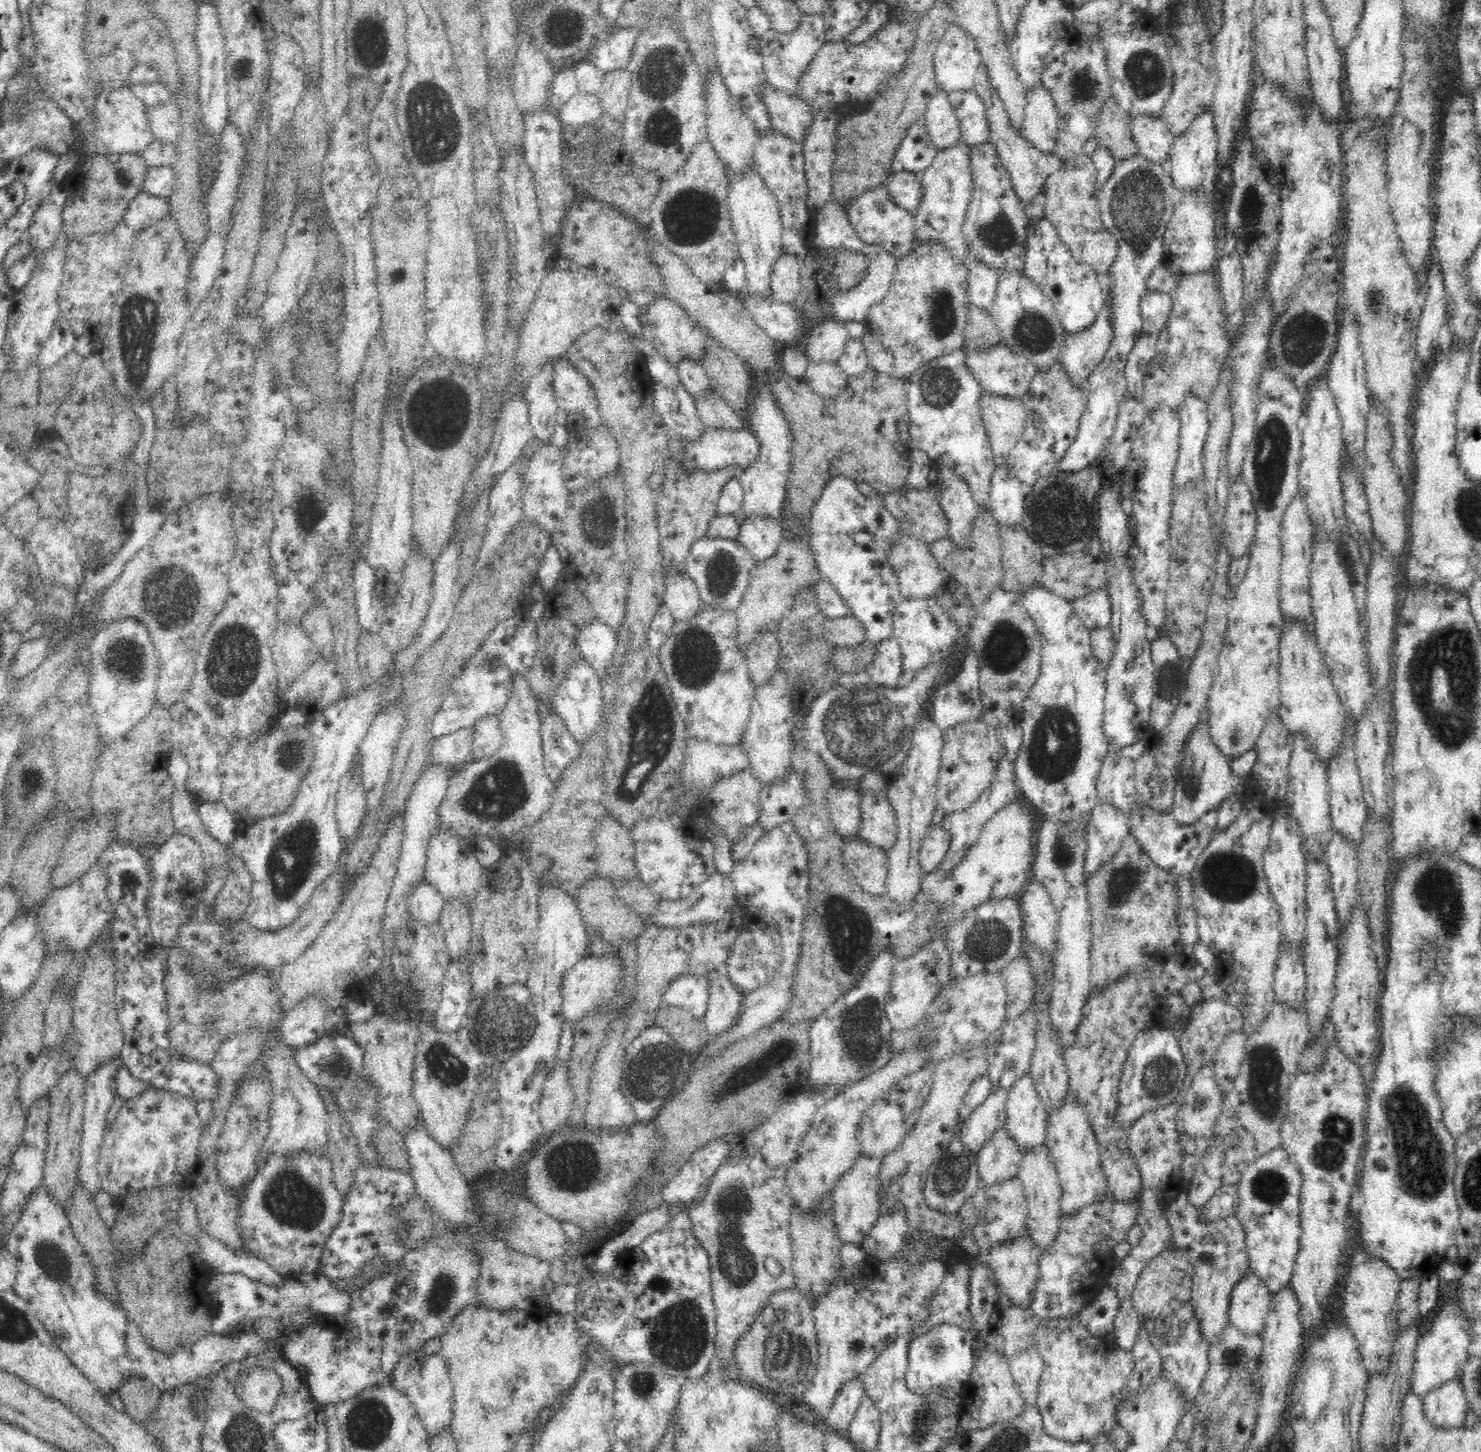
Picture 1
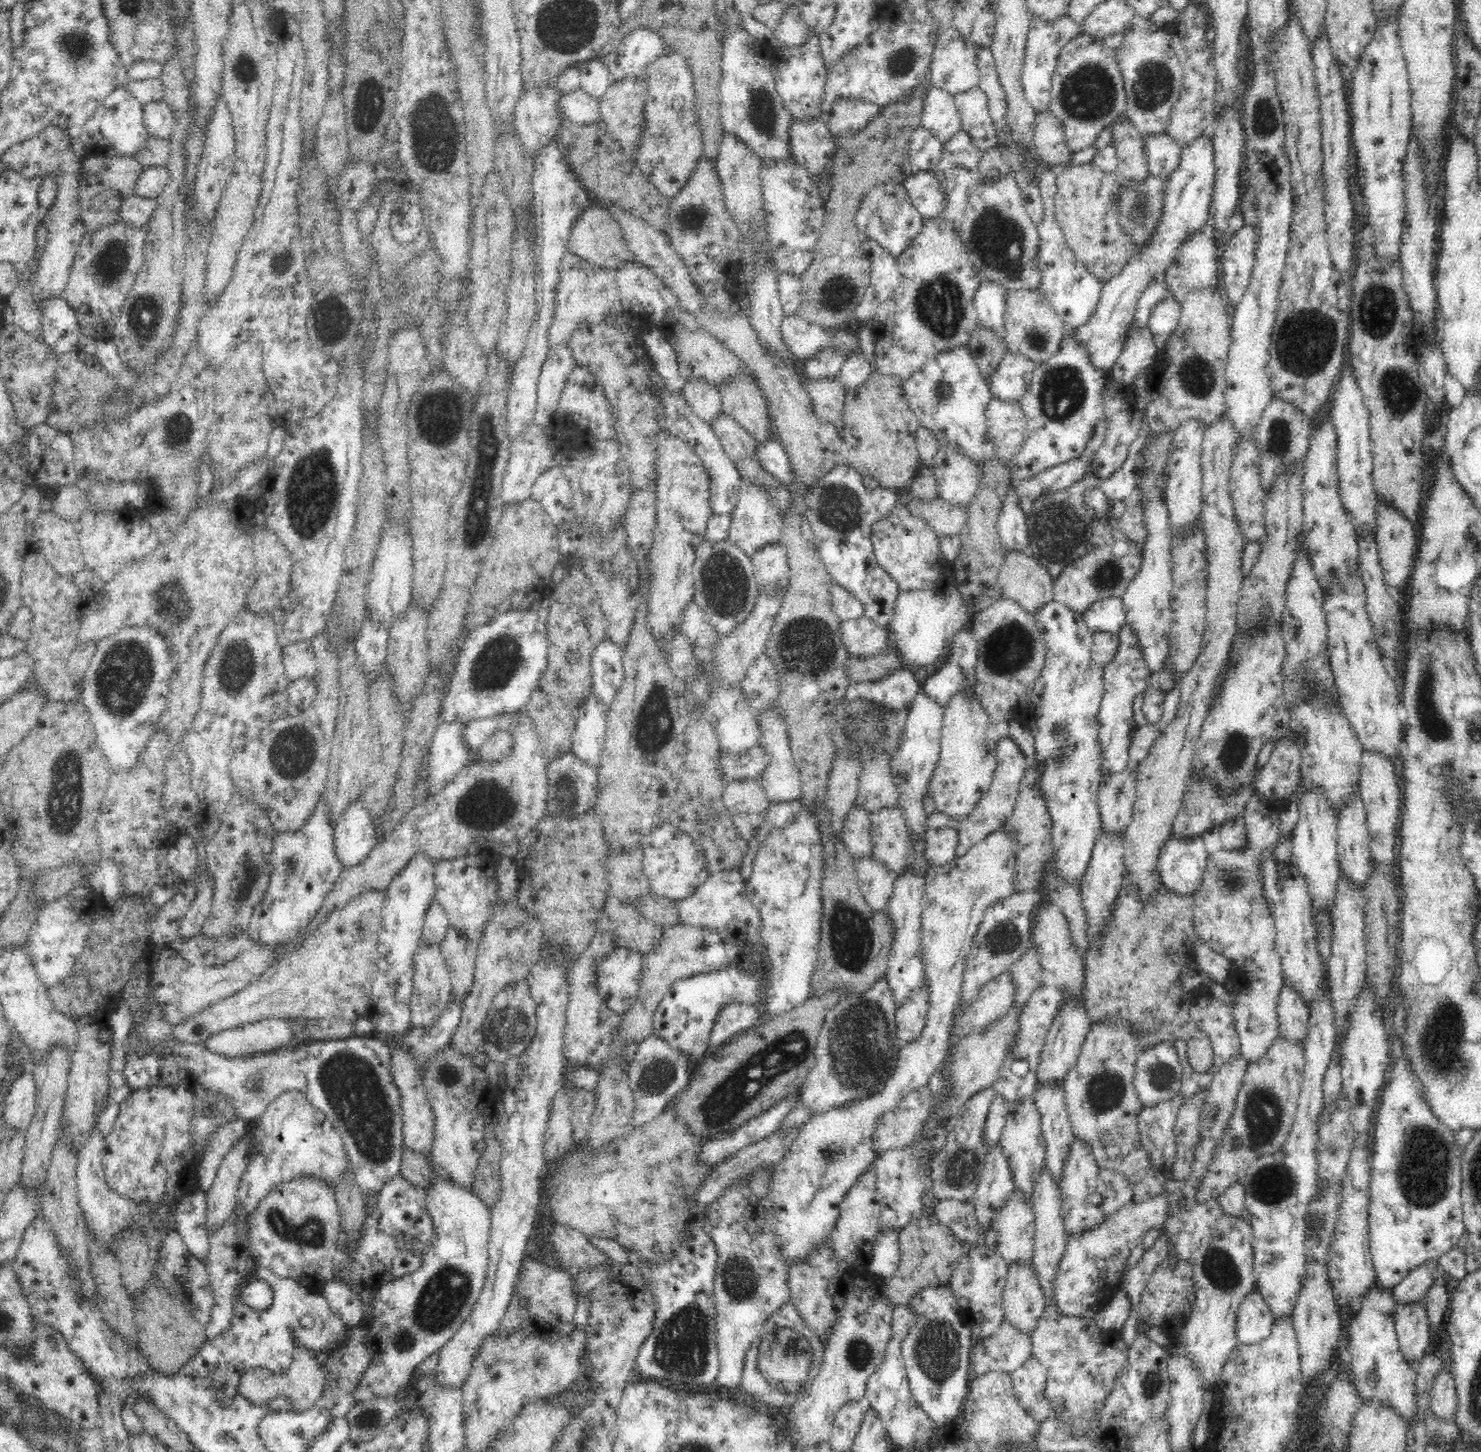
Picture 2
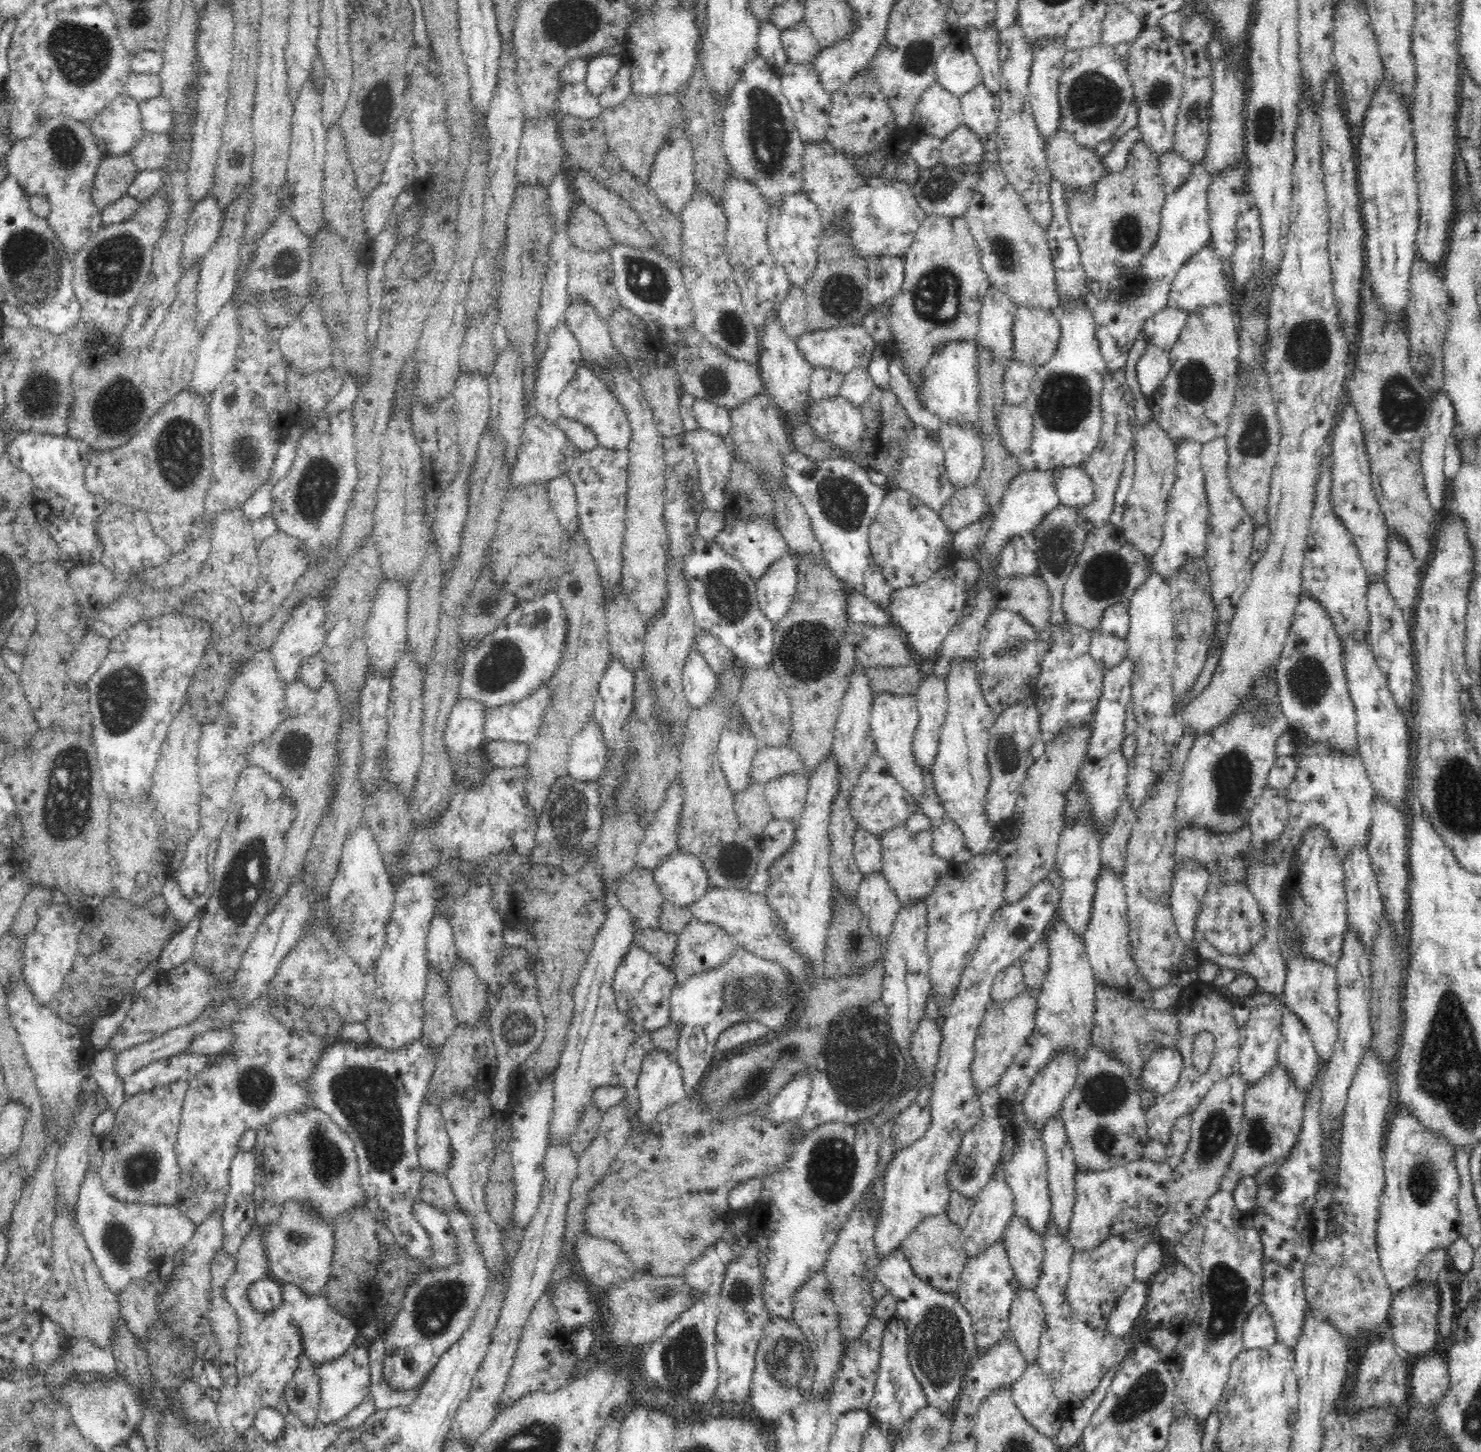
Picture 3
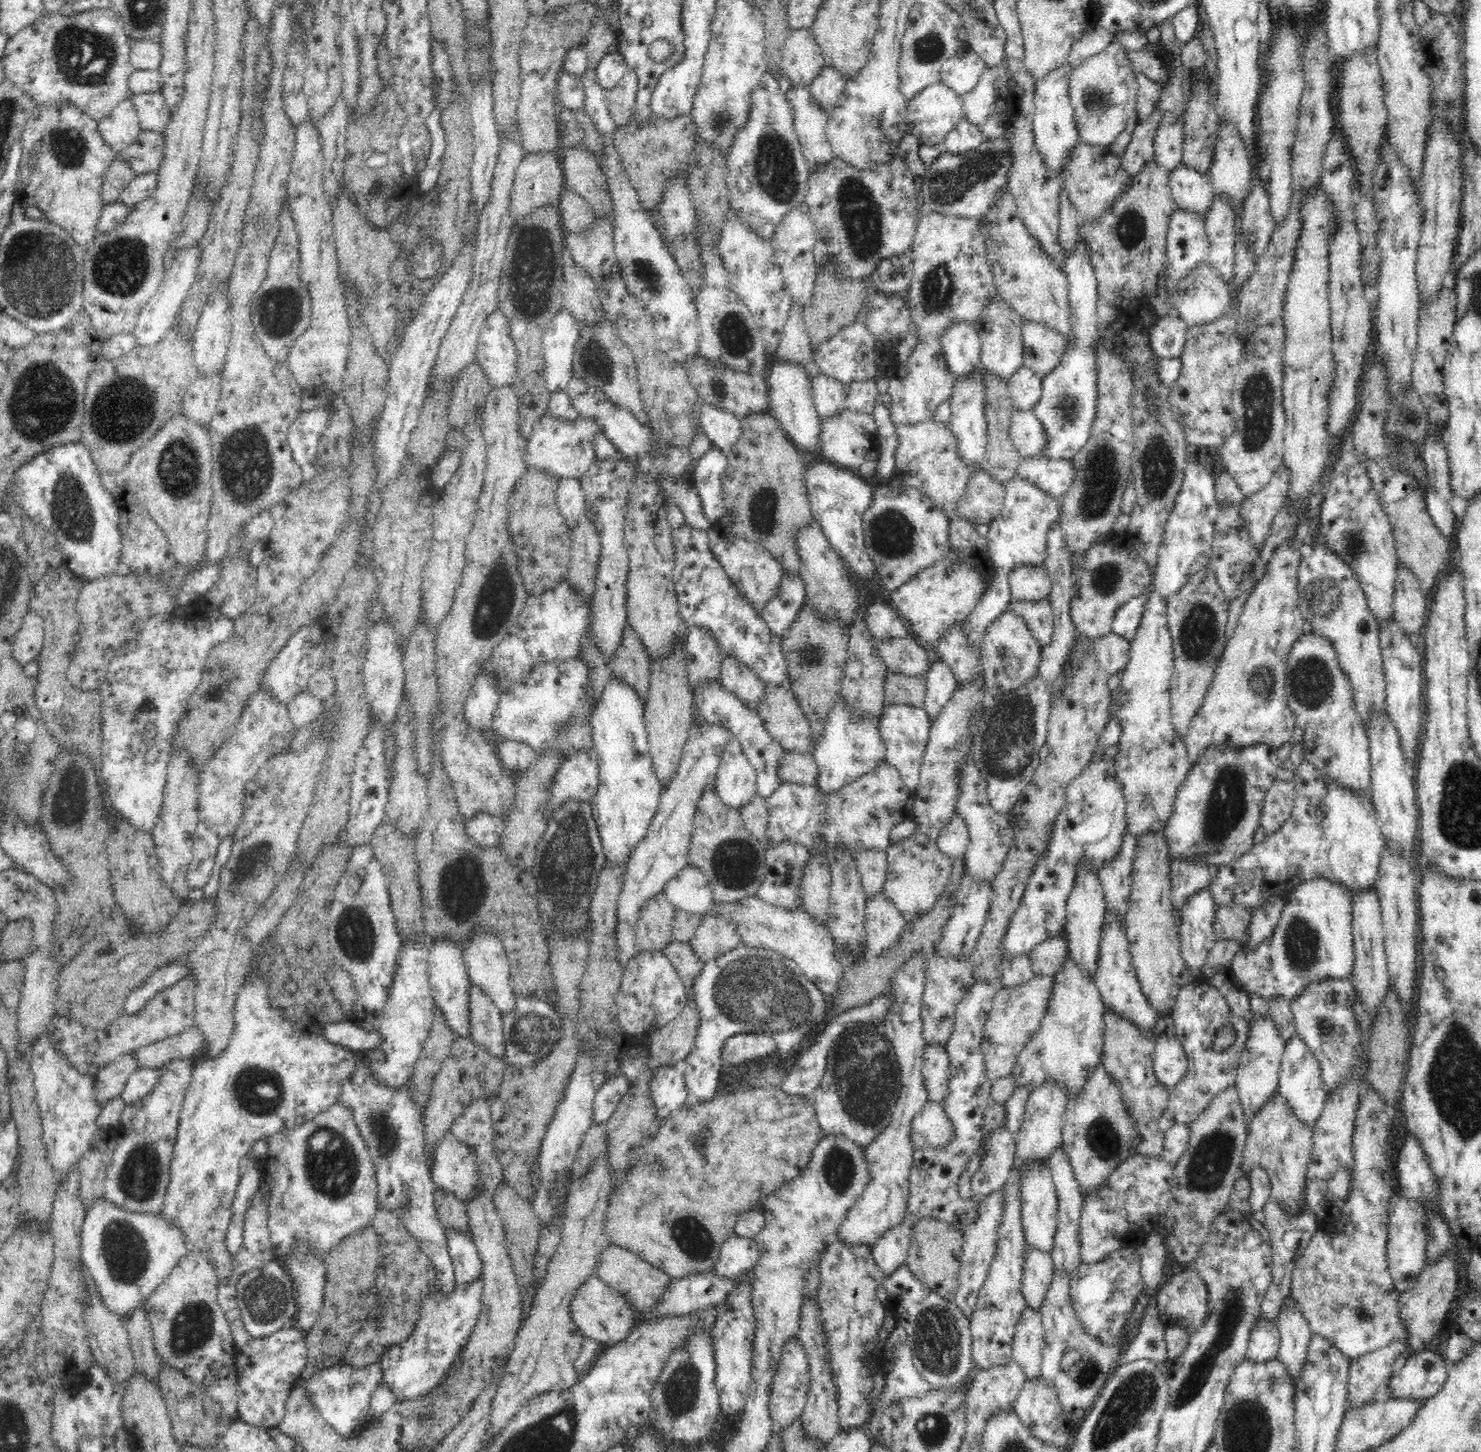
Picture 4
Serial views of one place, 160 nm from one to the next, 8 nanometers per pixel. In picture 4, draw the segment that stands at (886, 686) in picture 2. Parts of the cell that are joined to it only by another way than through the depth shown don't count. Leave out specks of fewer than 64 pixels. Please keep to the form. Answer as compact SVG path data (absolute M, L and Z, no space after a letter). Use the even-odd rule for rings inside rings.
M892 703L884 706L879 718L879 733L885 742L885 761L899 771L910 791L916 790L923 766L923 756L931 731L931 718L923 707Z

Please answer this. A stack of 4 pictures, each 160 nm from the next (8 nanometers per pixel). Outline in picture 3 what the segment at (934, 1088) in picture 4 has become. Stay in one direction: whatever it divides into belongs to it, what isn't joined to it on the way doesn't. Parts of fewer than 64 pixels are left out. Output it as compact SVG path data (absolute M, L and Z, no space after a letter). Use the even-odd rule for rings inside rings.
M926 1015L919 1020L917 1027L912 1032L910 1053L914 1057L917 1068L920 1068L923 1086L930 1090L939 1059L942 1034L936 1023Z

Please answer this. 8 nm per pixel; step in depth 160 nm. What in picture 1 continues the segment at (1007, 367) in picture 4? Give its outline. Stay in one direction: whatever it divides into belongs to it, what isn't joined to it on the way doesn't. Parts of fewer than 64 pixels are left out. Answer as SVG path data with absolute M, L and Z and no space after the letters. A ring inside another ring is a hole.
M968 256L968 298L970 304L988 313L993 308L996 290L998 290L999 270Z

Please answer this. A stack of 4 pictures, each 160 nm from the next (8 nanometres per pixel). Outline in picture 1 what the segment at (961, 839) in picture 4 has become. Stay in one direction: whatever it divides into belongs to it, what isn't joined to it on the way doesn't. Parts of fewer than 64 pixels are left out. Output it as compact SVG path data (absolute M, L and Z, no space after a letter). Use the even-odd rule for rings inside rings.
M933 824L929 833L922 839L919 850L921 866L921 878L934 871L942 862L948 852L951 843L951 834L945 831L941 825Z

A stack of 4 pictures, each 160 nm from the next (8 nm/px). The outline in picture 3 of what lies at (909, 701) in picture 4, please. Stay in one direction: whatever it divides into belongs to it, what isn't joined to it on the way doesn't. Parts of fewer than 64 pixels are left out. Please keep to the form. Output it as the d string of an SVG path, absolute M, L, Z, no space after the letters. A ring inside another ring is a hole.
M916 664L897 667L865 667L869 685L874 693L888 692L892 694L917 694L925 674Z

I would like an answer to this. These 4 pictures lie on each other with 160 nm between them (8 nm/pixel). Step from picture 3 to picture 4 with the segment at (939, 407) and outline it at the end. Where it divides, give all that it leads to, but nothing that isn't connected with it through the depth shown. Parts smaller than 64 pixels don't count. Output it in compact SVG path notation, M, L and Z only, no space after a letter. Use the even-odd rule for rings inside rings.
M954 322L940 339L944 360L955 381L974 372L981 362L981 340L974 324Z

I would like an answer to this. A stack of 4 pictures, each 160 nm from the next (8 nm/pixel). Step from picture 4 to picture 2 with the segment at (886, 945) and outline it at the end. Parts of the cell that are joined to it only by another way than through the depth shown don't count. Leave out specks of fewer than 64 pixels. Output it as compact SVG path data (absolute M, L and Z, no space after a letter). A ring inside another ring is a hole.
M873 855L852 858L860 894L876 911L886 911L893 895L894 874Z

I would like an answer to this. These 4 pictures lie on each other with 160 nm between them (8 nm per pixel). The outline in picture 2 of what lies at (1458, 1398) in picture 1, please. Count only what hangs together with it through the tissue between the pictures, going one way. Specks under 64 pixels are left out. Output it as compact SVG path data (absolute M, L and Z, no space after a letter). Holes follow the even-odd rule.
M1438 1372L1432 1384L1430 1396L1431 1411L1440 1420L1454 1421L1456 1408L1458 1408L1458 1397L1456 1397L1456 1383L1451 1372Z

